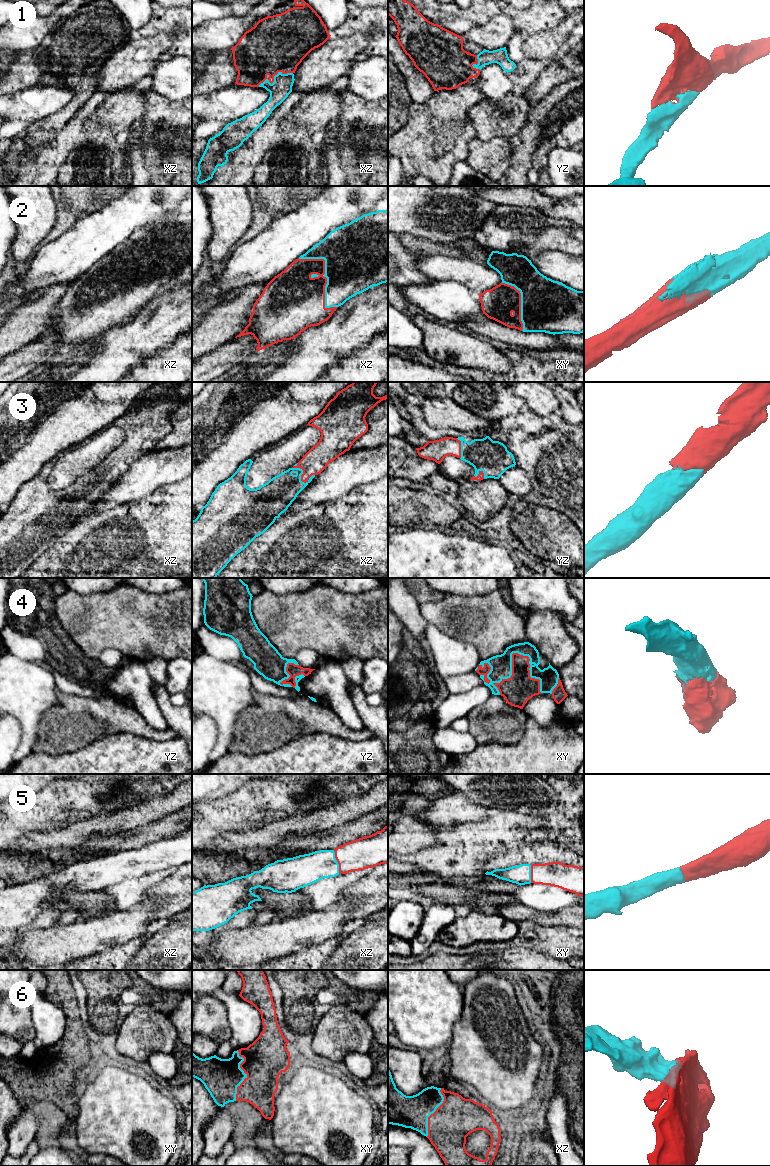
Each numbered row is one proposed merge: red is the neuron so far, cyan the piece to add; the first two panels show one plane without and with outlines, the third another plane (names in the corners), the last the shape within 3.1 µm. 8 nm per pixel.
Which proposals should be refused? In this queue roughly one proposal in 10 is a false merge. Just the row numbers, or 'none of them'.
none of them

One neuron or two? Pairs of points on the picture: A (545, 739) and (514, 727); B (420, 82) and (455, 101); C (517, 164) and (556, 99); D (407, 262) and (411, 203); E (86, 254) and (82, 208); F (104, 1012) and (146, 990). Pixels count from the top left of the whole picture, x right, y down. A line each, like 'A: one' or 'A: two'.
A: two
B: two
C: one
D: two
E: two
F: one

